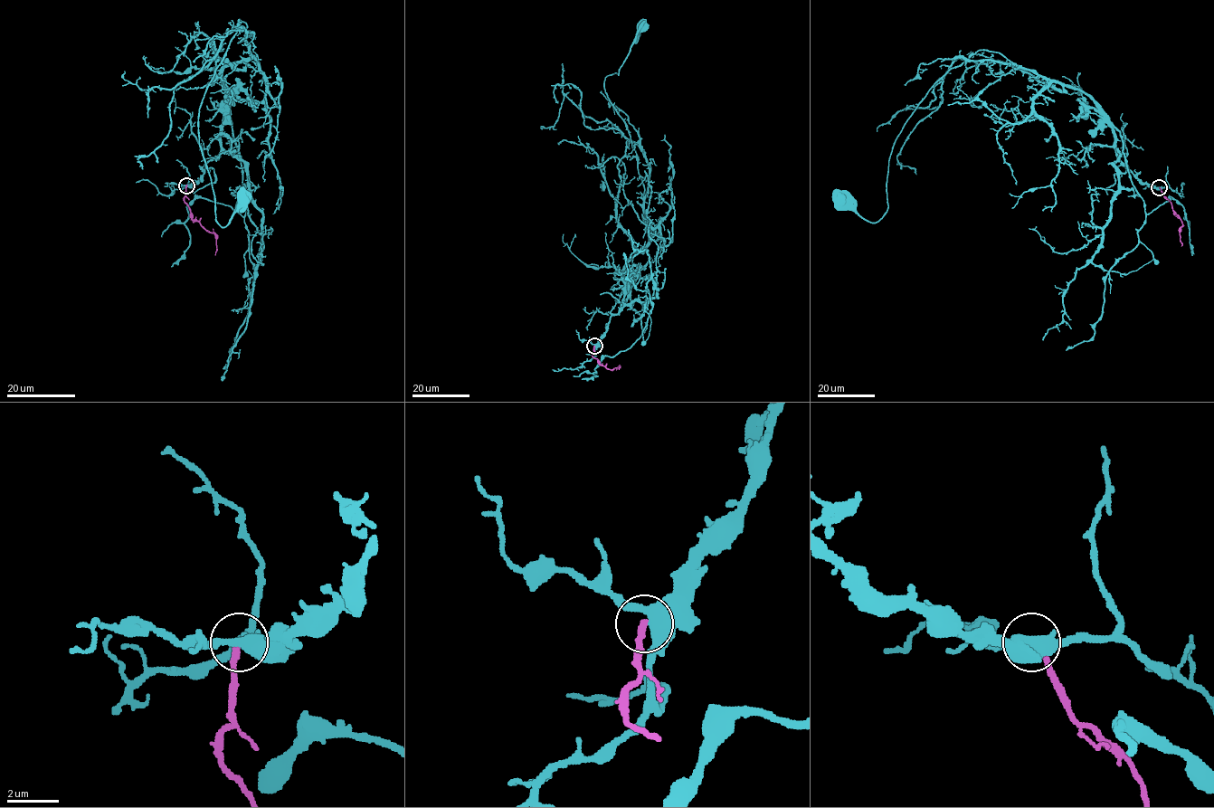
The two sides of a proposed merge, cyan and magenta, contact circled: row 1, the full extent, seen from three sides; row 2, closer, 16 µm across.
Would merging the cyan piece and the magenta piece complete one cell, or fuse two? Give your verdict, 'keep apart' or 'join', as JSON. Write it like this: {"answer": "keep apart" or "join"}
{"answer": "keep apart"}

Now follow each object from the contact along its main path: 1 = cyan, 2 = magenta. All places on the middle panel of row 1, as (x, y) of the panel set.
1: (594, 346), (628, 297), (626, 264), (647, 243), (637, 155), (604, 89), (604, 79), (618, 75), (641, 26)
2: (594, 346), (592, 356), (597, 361), (611, 369), (618, 368)

